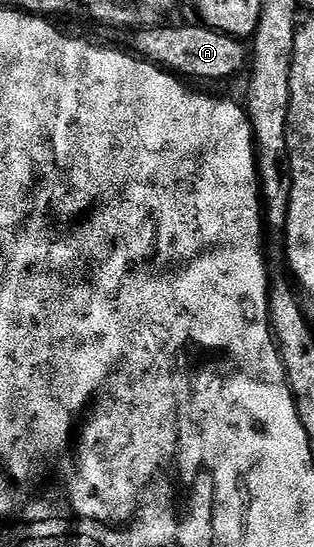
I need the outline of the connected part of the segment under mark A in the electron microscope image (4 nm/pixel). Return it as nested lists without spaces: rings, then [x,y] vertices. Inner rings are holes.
[[[166,23],[150,29],[136,30],[132,34],[132,52],[144,61],[152,61],[160,69],[168,69],[170,73],[175,73],[182,79],[192,79],[194,82],[229,81],[232,77],[239,76],[241,72],[244,74],[250,68],[251,53],[242,38],[208,29],[200,23],[177,24]]]

